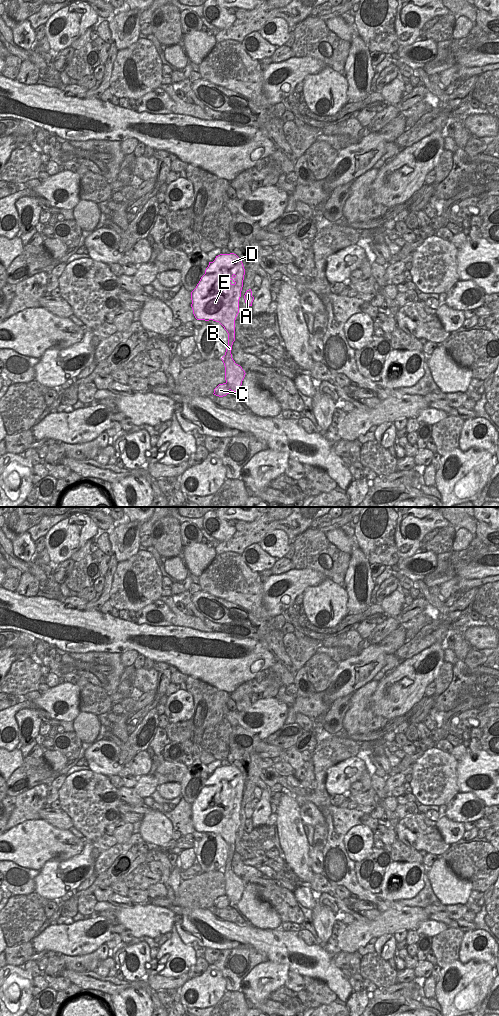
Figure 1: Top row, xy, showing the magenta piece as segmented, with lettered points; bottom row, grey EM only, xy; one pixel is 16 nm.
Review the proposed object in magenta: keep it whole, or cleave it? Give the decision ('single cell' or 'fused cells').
fused cells

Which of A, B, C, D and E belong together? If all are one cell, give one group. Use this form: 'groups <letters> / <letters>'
groups A B D E / C

